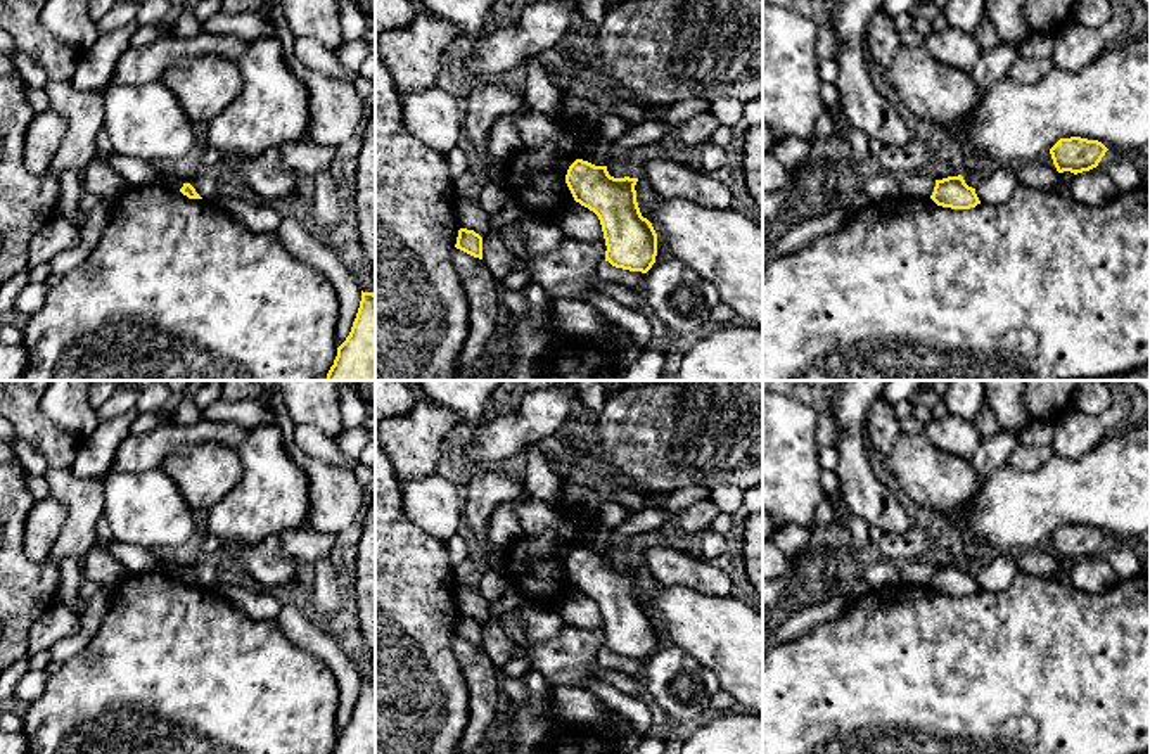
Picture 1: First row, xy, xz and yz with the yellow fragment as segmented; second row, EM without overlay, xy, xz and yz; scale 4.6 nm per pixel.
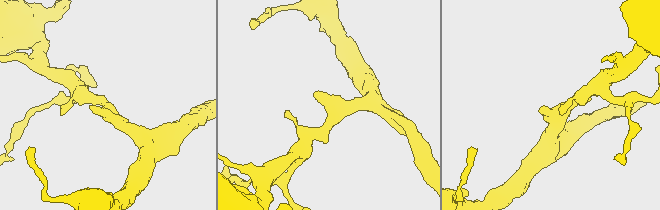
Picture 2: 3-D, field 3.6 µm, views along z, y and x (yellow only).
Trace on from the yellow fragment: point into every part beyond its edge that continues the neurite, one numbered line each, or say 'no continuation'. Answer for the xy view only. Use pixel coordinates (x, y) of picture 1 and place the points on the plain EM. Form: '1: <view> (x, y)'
no continuation

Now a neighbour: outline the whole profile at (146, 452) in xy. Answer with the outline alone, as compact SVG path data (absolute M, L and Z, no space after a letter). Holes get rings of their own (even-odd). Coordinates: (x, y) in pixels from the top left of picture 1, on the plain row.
M202 420L194 425L161 425L144 434L128 434L116 451L111 472L138 474L159 469L166 455L185 443L216 443L237 448L249 429L237 422Z

